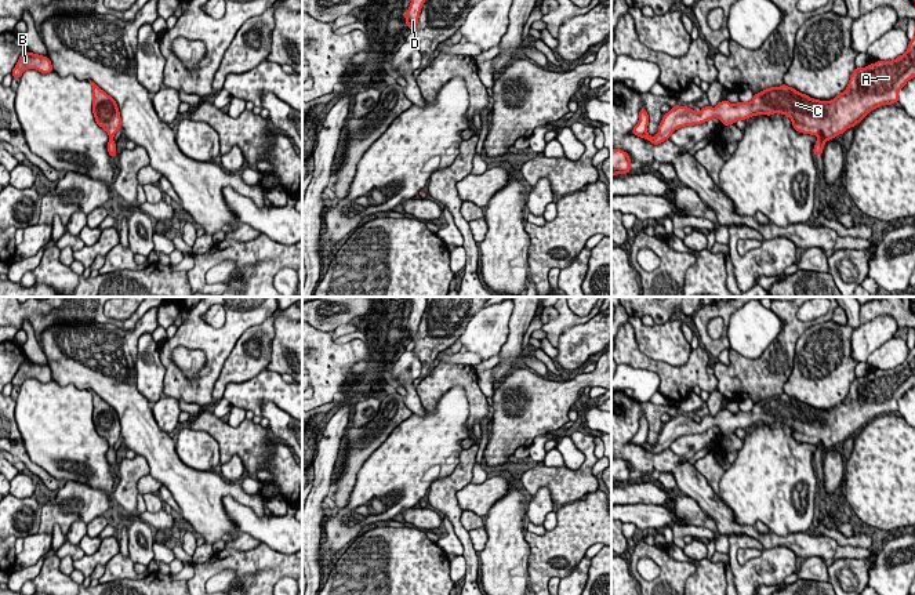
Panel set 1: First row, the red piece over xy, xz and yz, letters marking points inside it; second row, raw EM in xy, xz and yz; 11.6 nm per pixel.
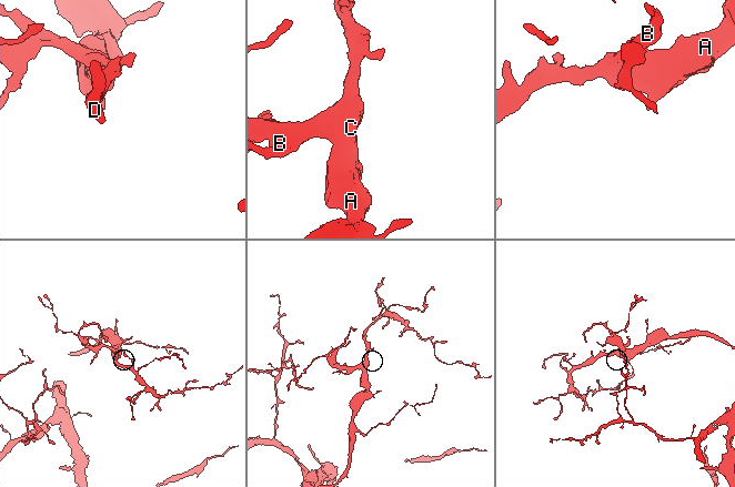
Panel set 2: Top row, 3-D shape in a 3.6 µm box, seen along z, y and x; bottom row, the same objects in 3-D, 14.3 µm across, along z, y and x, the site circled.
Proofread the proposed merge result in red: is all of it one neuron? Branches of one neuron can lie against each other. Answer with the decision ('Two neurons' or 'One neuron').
One neuron

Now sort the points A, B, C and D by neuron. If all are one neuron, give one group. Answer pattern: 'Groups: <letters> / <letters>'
Groups: A B C D

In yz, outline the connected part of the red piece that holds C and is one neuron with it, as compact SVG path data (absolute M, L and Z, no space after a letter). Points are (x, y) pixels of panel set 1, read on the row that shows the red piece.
M915 37L909 41L907 51L892 61L876 61L865 68L856 68L850 76L849 84L843 92L831 101L820 101L796 91L787 84L770 87L754 95L751 102L730 104L727 99L720 101L715 108L704 106L697 113L689 106L675 105L662 116L658 133L654 137L647 134L649 115L645 108L639 112L639 121L633 127L632 134L660 145L668 139L672 133L680 127L705 123L718 117L723 126L734 124L738 119L745 120L758 115L771 116L774 113L785 115L792 120L792 127L803 134L816 135L818 139L813 148L814 156L823 155L824 144L834 139L838 134L845 134L850 127L856 127L871 110L898 102L898 91L908 80L915 77Z

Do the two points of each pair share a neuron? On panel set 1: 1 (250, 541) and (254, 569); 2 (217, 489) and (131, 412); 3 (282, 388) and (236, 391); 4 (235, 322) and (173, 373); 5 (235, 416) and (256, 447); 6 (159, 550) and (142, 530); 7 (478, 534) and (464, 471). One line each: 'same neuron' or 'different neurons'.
1: different neurons
2: same neuron
3: same neuron
4: same neuron
5: different neurons
6: different neurons
7: different neurons

